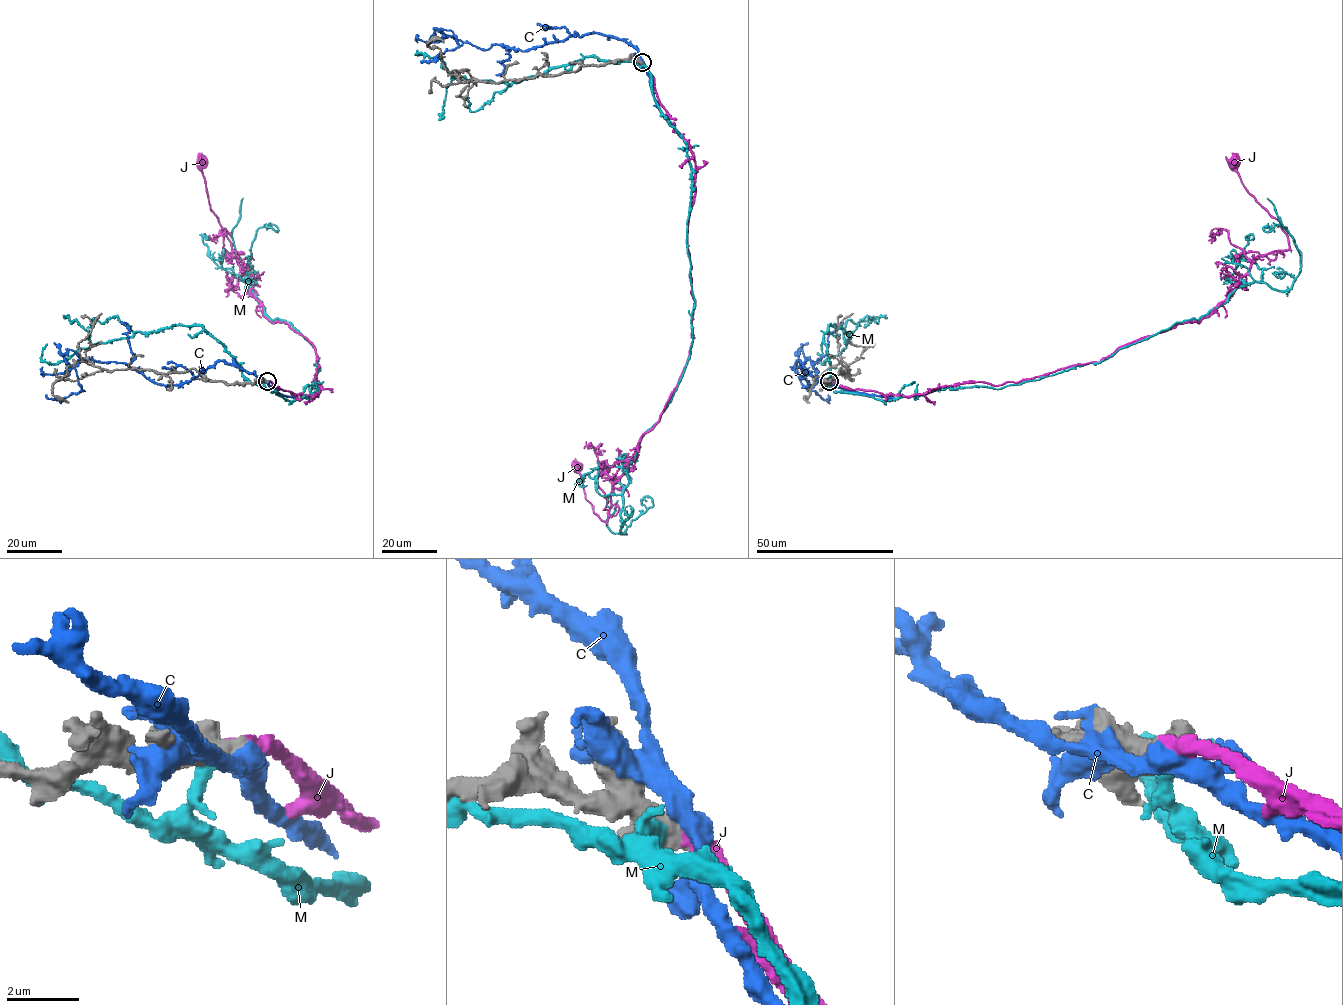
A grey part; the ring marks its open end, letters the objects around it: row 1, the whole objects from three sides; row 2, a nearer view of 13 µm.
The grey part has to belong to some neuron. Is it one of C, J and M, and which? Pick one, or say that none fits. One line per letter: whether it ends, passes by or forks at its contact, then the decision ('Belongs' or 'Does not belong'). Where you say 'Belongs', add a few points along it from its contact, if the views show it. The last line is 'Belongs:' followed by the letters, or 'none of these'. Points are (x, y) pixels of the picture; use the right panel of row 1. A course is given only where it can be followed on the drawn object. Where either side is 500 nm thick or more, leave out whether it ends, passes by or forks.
C: Does not belong
J: Belongs. Its course: (829, 381), (909, 396), (1000, 385), (1099, 362), (1199, 322), (1255, 259), (1289, 248), (1233, 162)
M: Does not belong
Belongs: J

